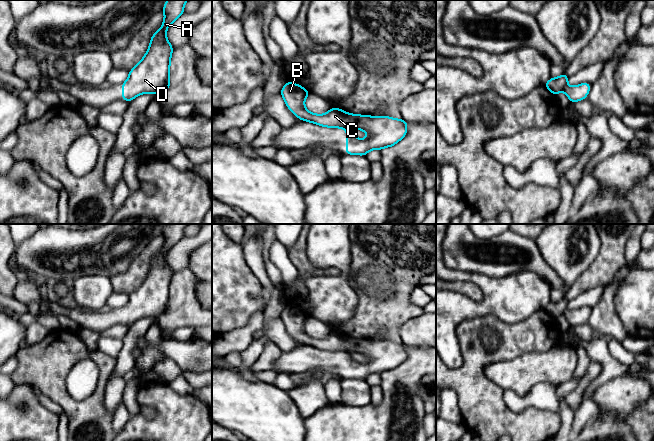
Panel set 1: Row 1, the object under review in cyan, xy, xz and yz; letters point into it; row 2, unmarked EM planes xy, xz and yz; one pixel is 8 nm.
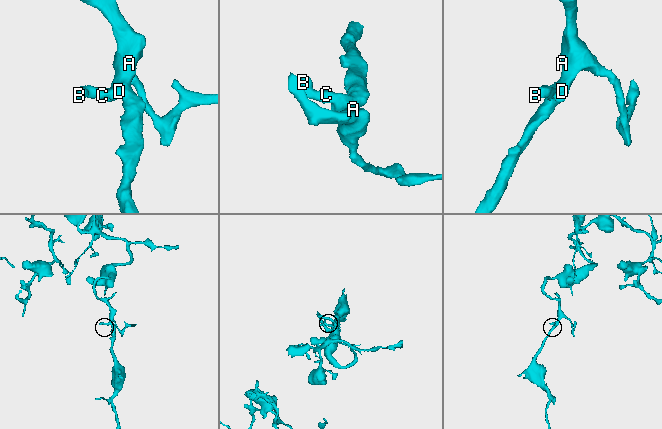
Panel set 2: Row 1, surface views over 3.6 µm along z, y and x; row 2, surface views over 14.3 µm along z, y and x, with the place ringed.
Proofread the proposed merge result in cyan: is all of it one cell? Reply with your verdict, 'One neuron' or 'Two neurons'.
One neuron

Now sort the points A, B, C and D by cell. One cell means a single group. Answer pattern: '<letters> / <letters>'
A B C D

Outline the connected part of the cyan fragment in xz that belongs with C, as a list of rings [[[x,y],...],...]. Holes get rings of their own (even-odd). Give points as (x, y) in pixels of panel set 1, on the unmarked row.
[[[288,305],[281,313],[288,333],[302,345],[307,345],[330,352],[346,353],[346,379],[366,378],[373,373],[382,374],[393,371],[407,358],[408,346],[404,343],[395,343],[388,340],[372,341],[371,339],[356,339],[347,337],[337,331],[332,331],[325,338],[314,338],[304,330],[304,324],[310,320],[304,311]],[[356,352],[369,358],[366,363],[354,361],[350,354]]]

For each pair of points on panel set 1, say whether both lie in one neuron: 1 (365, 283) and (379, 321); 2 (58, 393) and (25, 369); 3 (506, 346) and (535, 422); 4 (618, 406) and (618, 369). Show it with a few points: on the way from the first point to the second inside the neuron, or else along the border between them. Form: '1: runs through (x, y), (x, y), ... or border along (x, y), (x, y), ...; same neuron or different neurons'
1: runs through (374, 292), (379, 297), (379, 312); same neuron
2: runs through (50, 385), (33, 369); same neuron
3: runs through (480, 365), (479, 389), (509, 419); same neuron
4: border along (629, 366), (622, 374), (607, 380), (597, 387); different neurons

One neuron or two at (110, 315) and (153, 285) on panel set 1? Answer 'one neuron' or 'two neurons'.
one neuron

